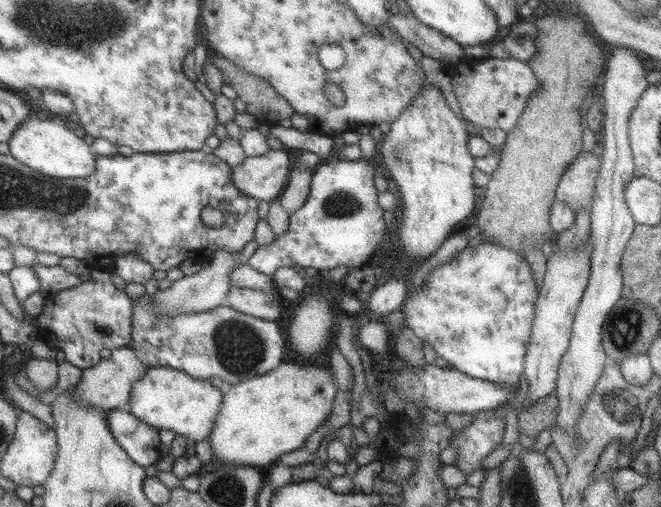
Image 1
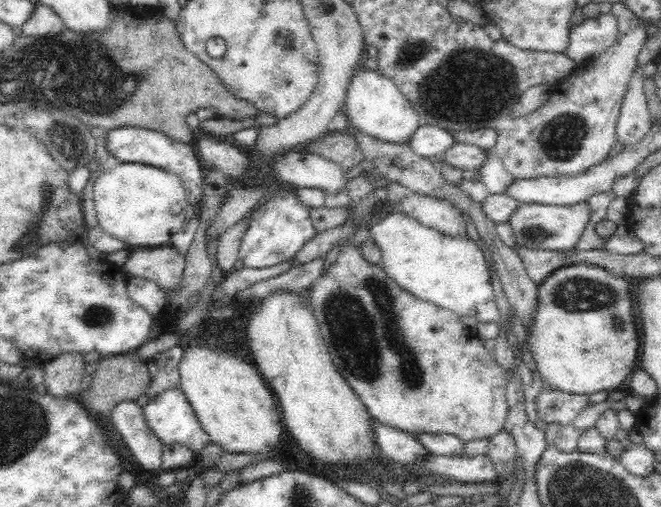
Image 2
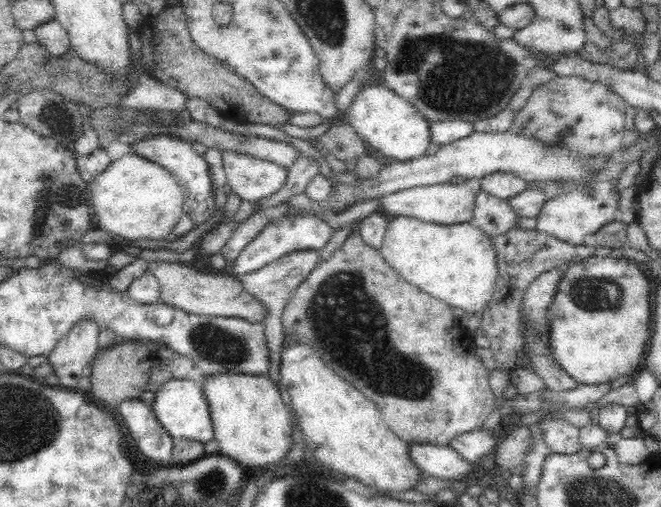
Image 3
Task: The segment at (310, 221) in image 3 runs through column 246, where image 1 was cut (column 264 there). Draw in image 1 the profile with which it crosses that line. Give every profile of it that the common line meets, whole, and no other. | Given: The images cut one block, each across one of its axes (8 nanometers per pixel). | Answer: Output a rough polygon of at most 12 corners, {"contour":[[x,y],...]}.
{"contour":[[327,157],[246,264],[361,268],[386,232],[363,158]]}

